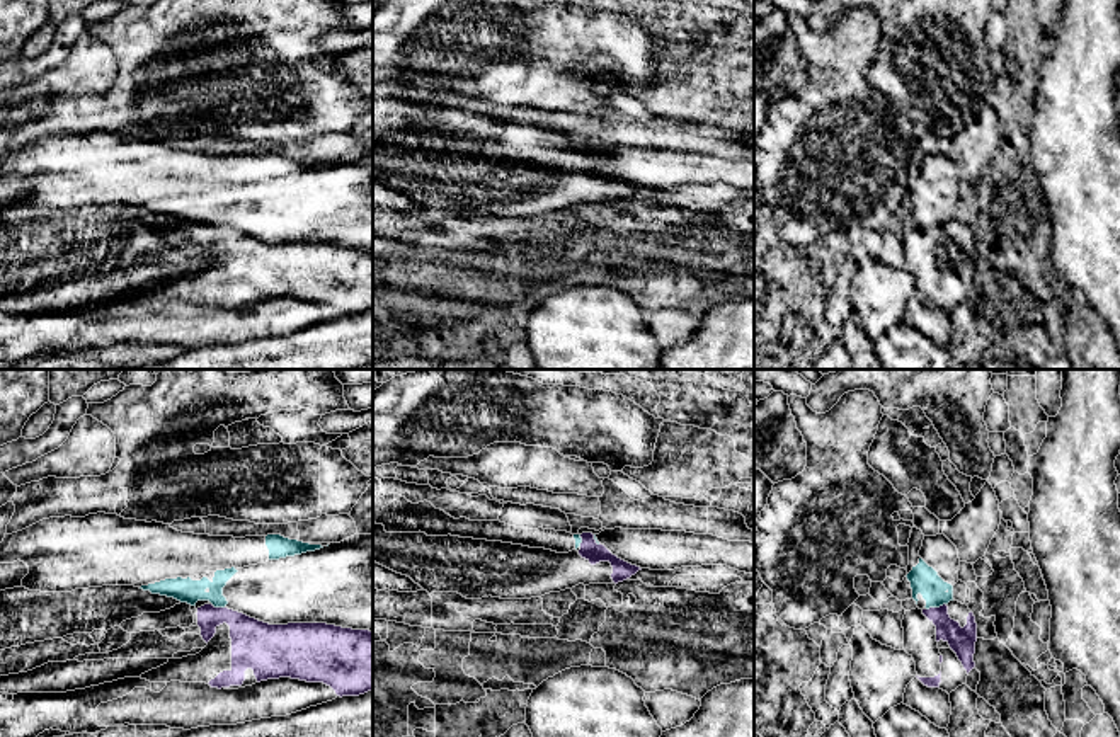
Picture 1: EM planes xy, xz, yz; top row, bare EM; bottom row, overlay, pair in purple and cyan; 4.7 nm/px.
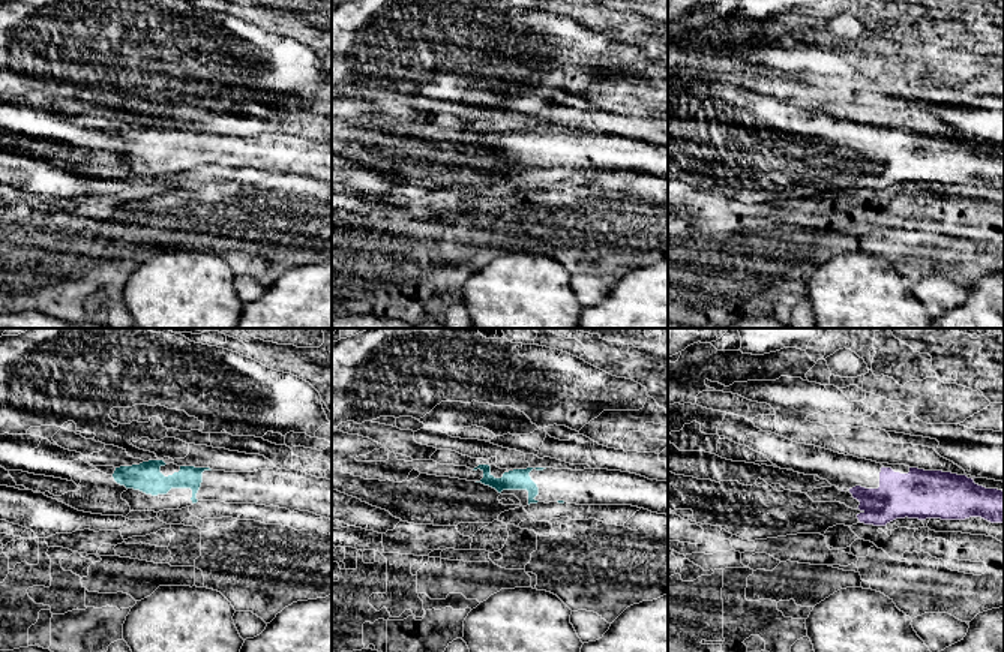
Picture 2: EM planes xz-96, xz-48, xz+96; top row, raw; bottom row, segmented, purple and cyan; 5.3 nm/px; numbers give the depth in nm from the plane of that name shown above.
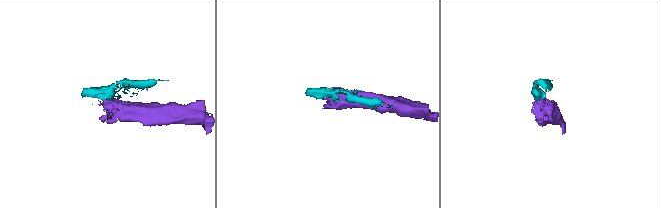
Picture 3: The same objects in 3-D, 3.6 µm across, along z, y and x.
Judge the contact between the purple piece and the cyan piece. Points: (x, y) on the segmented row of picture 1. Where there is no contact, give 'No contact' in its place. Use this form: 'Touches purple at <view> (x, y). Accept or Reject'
Touches purple at yz (935, 608). Reject

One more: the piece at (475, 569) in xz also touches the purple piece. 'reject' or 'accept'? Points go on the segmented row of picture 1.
accept

